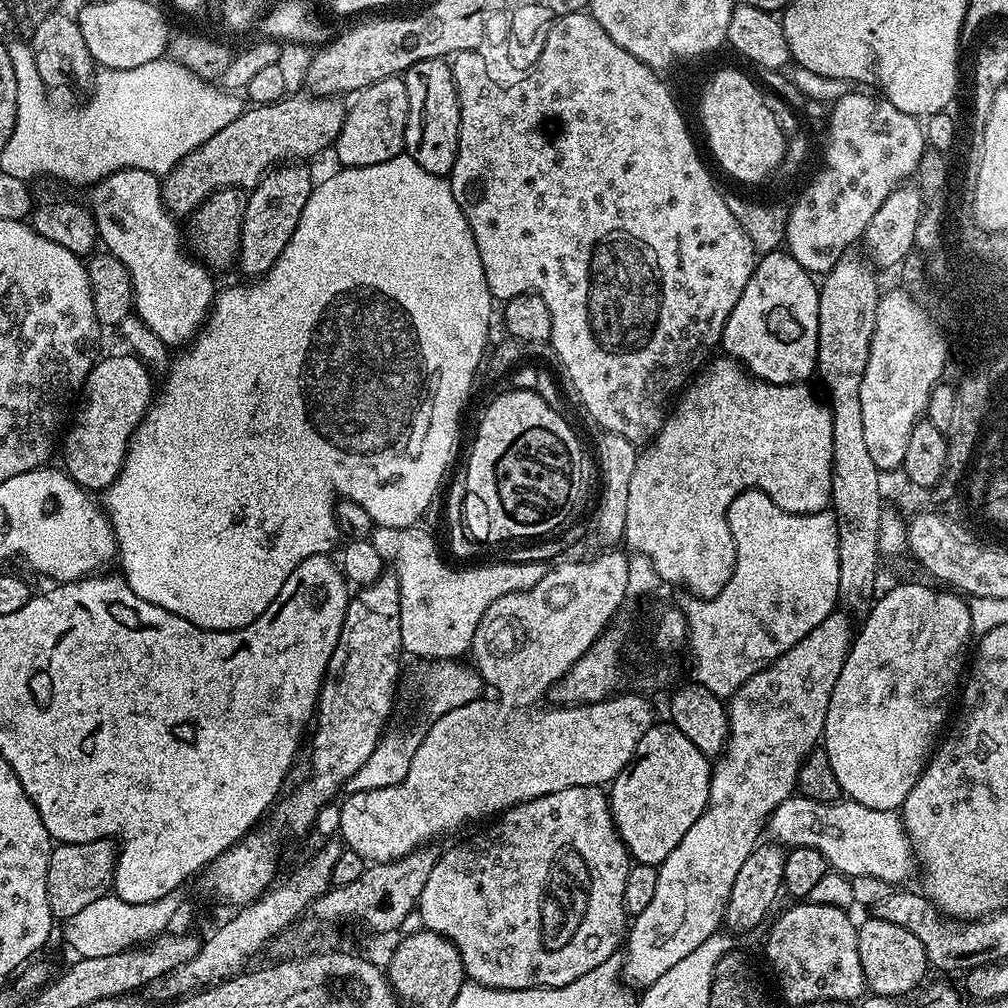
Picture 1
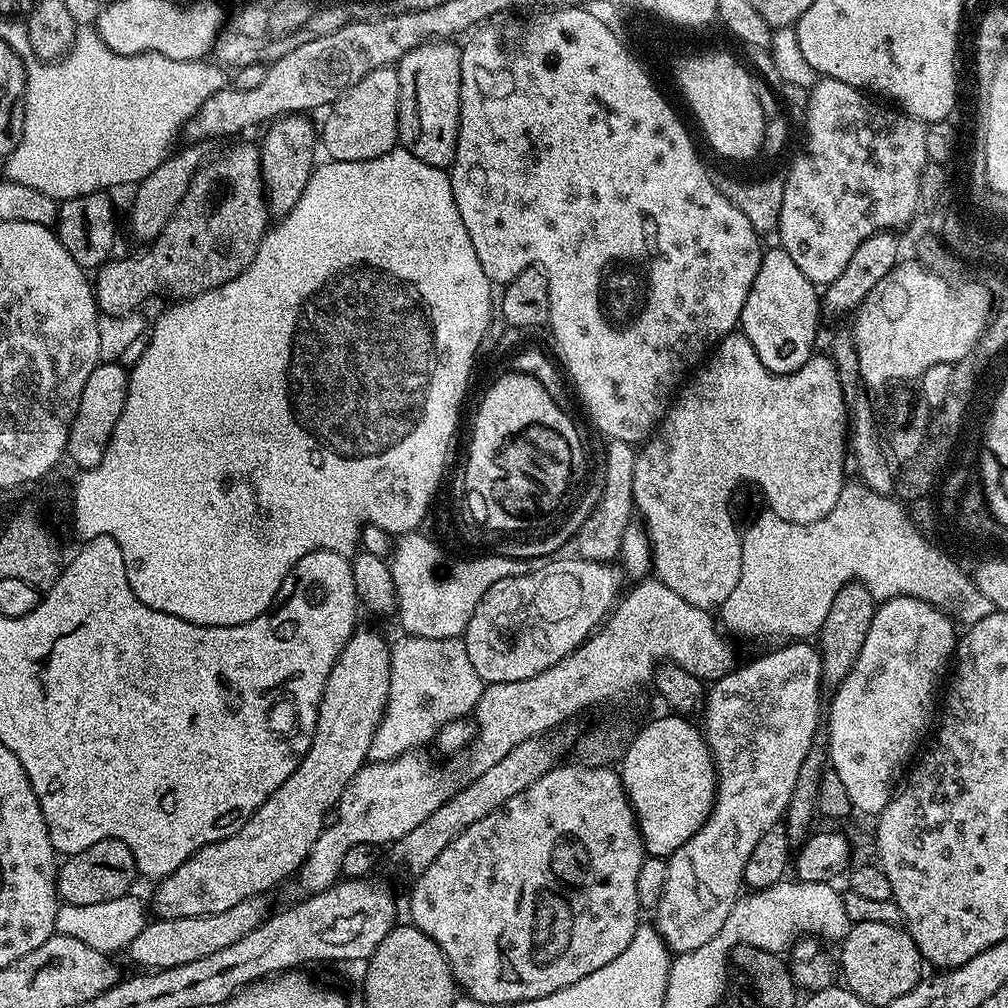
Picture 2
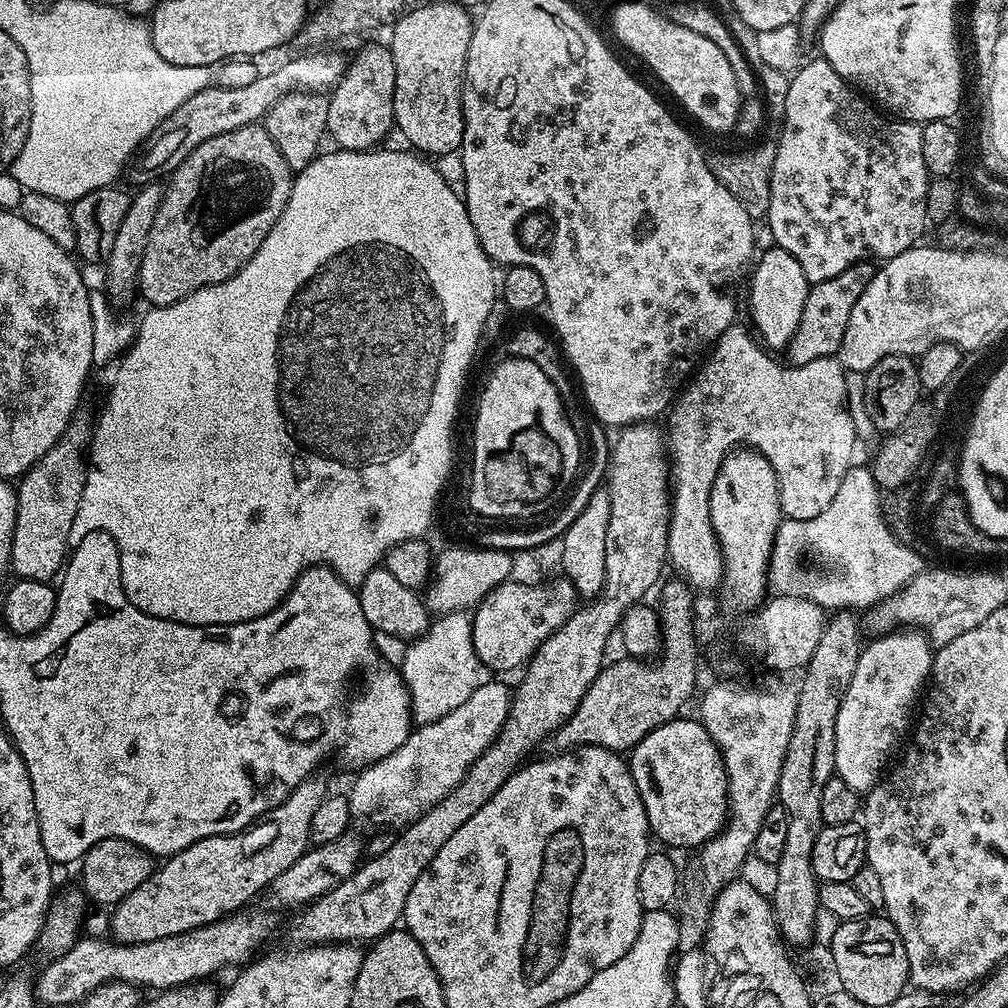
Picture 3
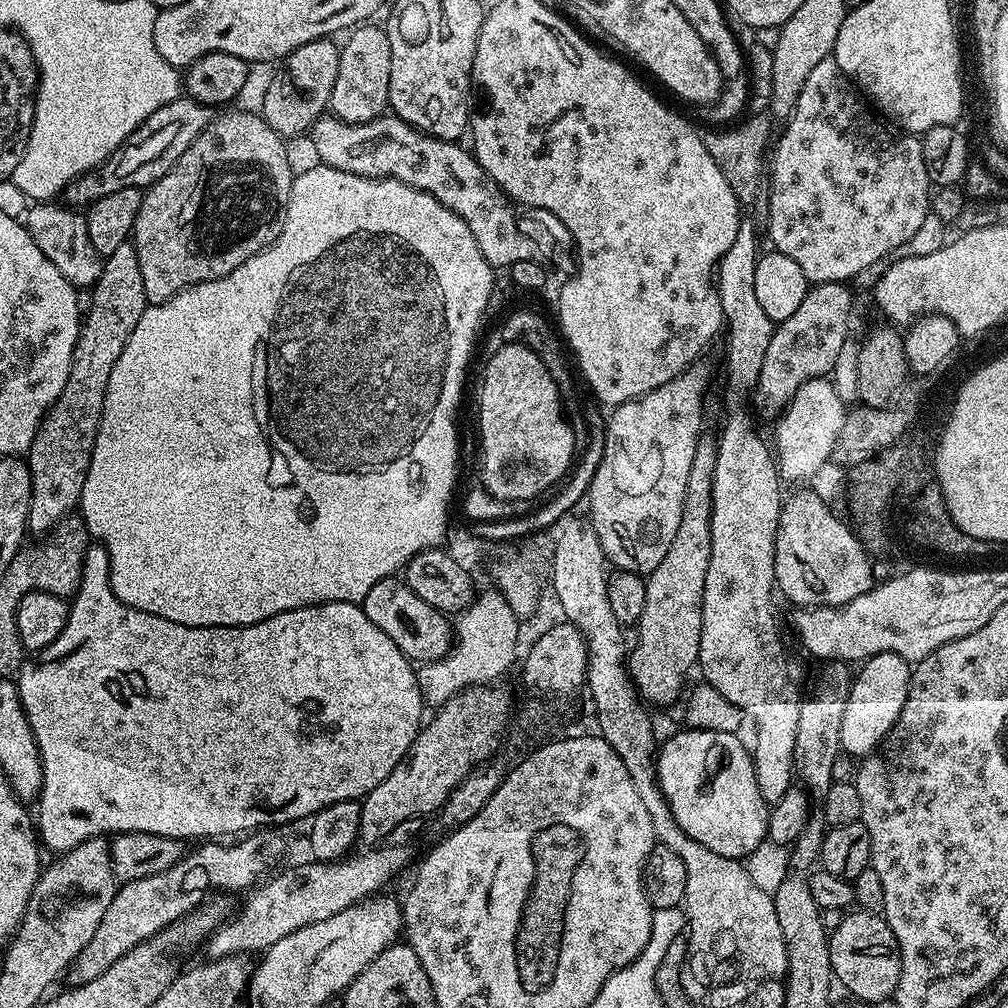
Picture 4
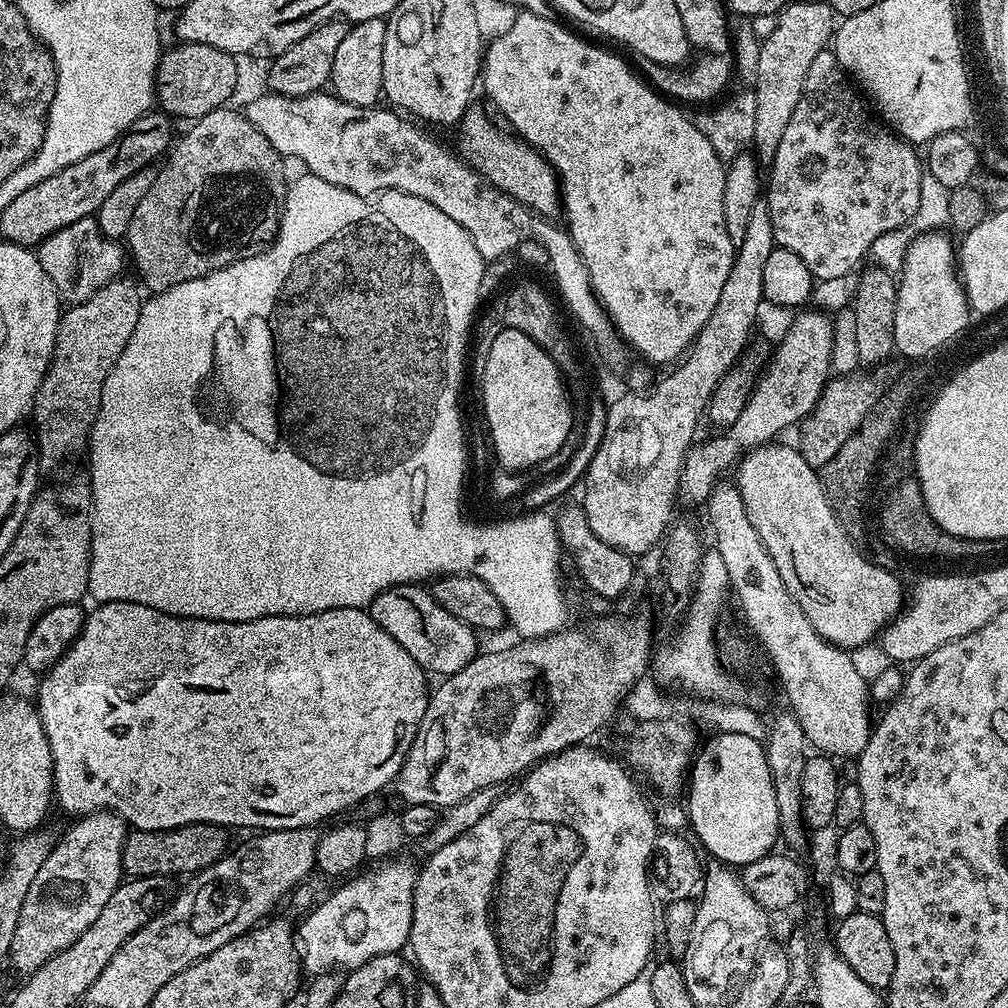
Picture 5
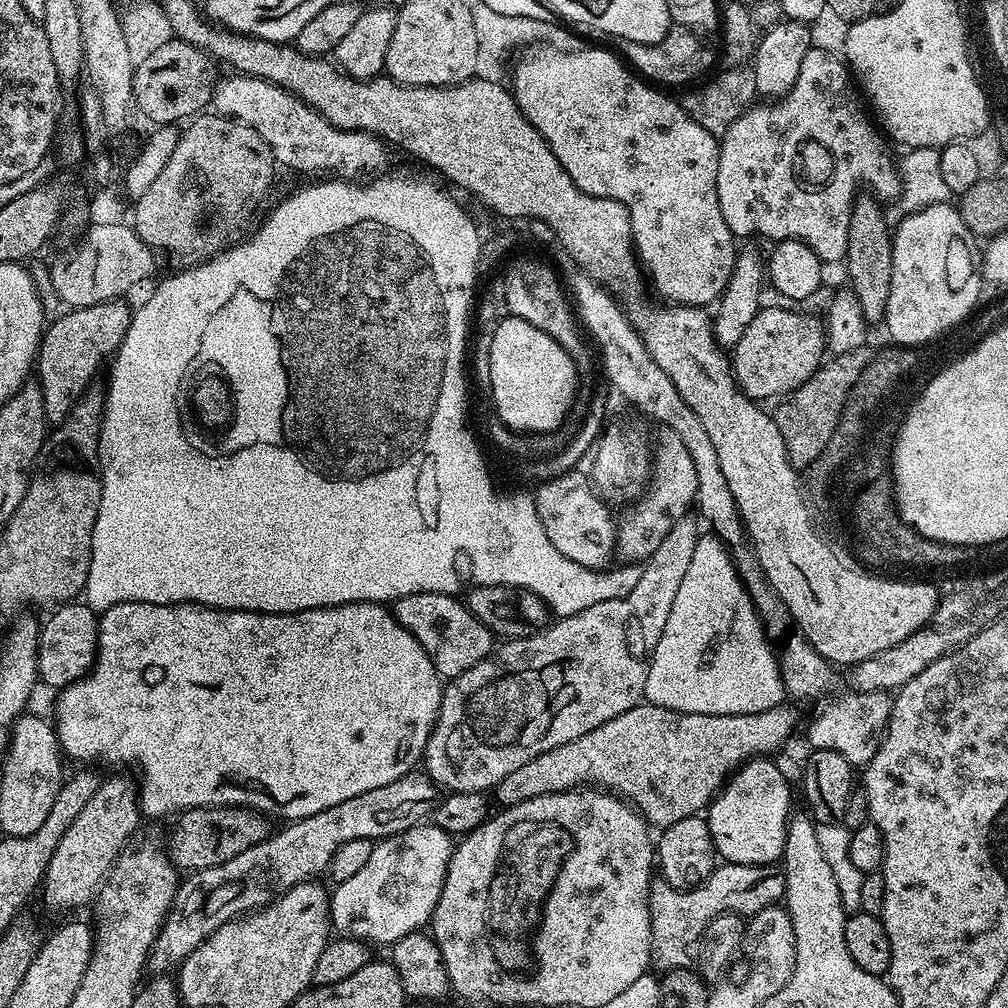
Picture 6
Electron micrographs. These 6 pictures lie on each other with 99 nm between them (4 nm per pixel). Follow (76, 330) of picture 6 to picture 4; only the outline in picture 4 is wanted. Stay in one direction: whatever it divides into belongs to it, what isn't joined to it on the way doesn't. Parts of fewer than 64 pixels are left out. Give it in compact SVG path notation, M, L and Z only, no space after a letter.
M132 243L118 246L114 254L106 257L90 295L92 305L89 308L87 305L82 316L70 378L66 378L62 394L50 406L26 453L32 491L28 532L32 534L51 532L65 517L77 511L82 486L86 486L86 474L90 470L94 438L98 438L98 426L102 422L110 370L114 370L118 354L122 354L130 334L134 334L134 326L138 326L138 318L142 318L149 305L146 286L142 286L142 266L138 266L138 254Z

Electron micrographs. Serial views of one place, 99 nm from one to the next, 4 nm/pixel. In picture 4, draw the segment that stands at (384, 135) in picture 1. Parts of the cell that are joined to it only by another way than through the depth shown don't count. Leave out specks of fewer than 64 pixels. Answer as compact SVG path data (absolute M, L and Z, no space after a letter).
M365 22L353 27L347 33L348 41L343 41L338 62L338 78L334 78L334 90L330 101L331 115L337 116L347 124L365 124L374 118L385 115L390 94L390 38L383 27L376 22Z

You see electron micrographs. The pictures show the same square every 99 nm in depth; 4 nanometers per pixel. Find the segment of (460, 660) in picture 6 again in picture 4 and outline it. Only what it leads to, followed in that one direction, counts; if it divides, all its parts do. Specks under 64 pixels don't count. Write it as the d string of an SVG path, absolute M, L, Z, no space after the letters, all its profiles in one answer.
M396 576L374 582L370 594L366 594L362 601L362 607L366 618L370 618L370 622L374 622L374 626L378 626L378 630L382 630L382 634L386 634L386 638L390 638L390 642L394 642L394 646L413 662L438 660L447 655L454 643L454 628L449 617L422 602L409 585Z

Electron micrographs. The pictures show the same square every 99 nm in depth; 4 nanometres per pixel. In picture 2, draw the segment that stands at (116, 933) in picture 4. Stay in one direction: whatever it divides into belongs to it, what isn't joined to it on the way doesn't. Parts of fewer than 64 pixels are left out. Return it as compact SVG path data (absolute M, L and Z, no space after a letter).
M357 627L346 646L342 646L342 654L338 654L326 678L324 693L316 711L316 732L312 736L312 745L310 750L306 750L294 774L290 774L290 778L286 778L286 782L282 782L282 786L278 786L278 790L274 790L274 794L266 798L264 805L244 823L242 830L230 834L230 838L202 846L193 856L186 858L186 862L182 862L178 870L155 885L155 915L159 919L222 914L222 910L238 906L242 898L271 893L275 884L282 883L287 876L295 877L299 873L304 859L310 854L314 842L318 842L334 809L339 805L350 778L354 778L354 774L358 774L358 770L368 760L371 739L379 728L390 694L390 668L389 641L384 641L372 628Z

